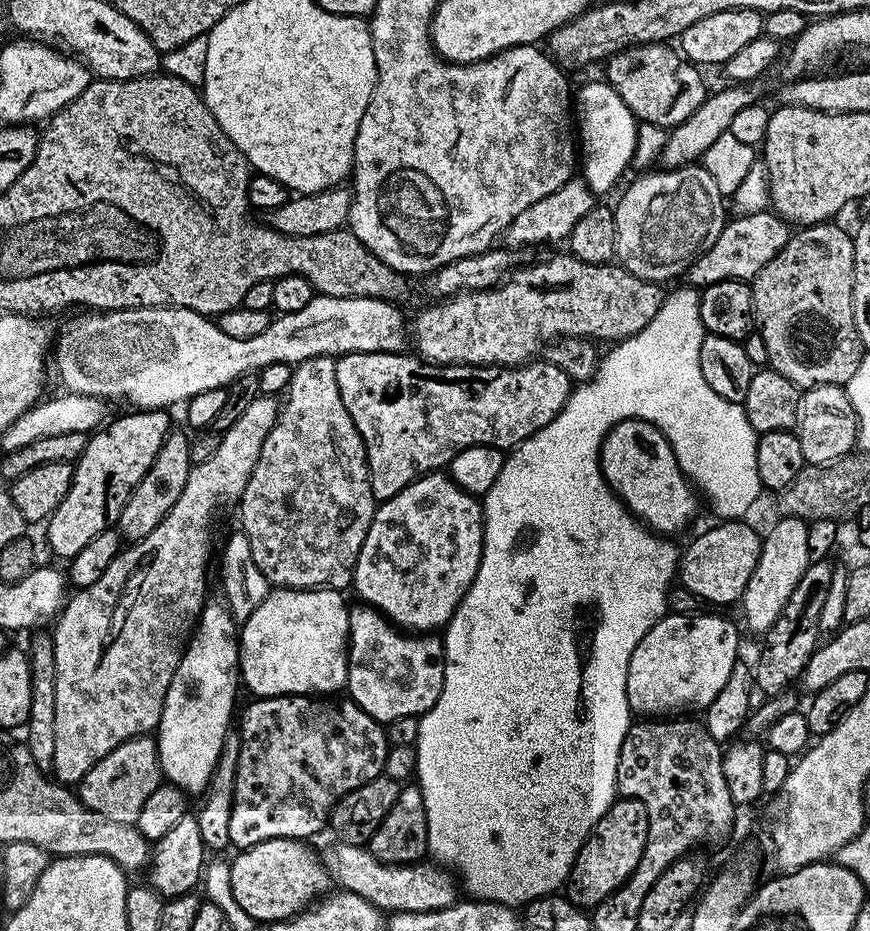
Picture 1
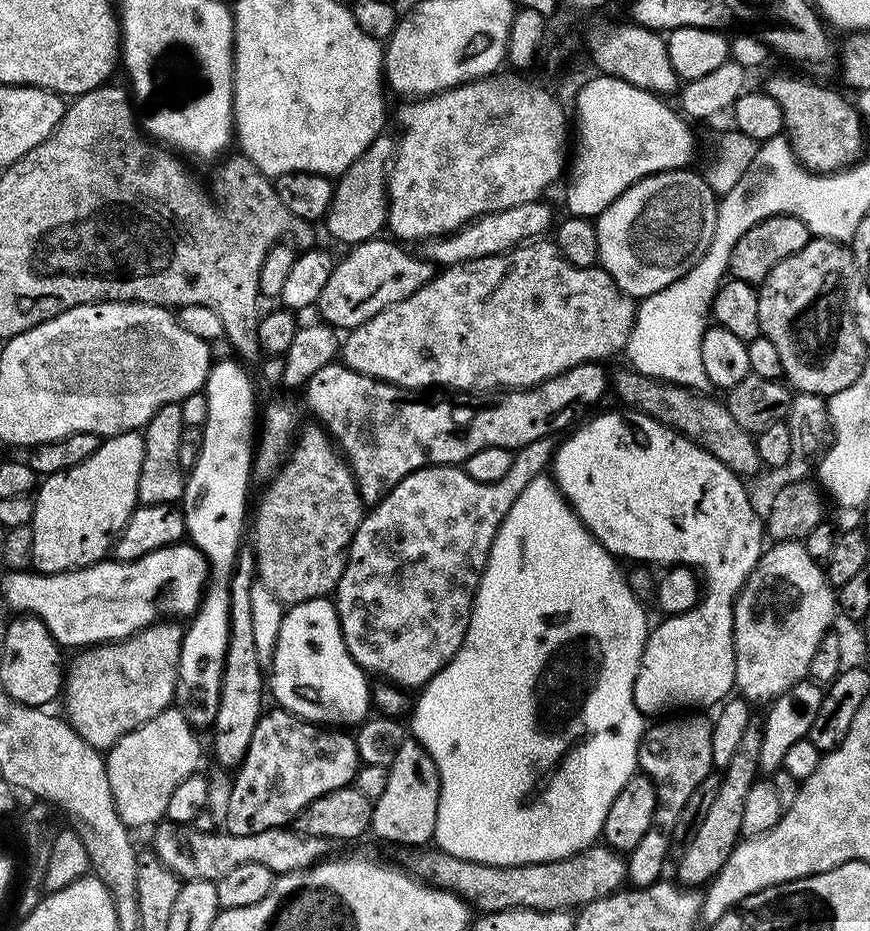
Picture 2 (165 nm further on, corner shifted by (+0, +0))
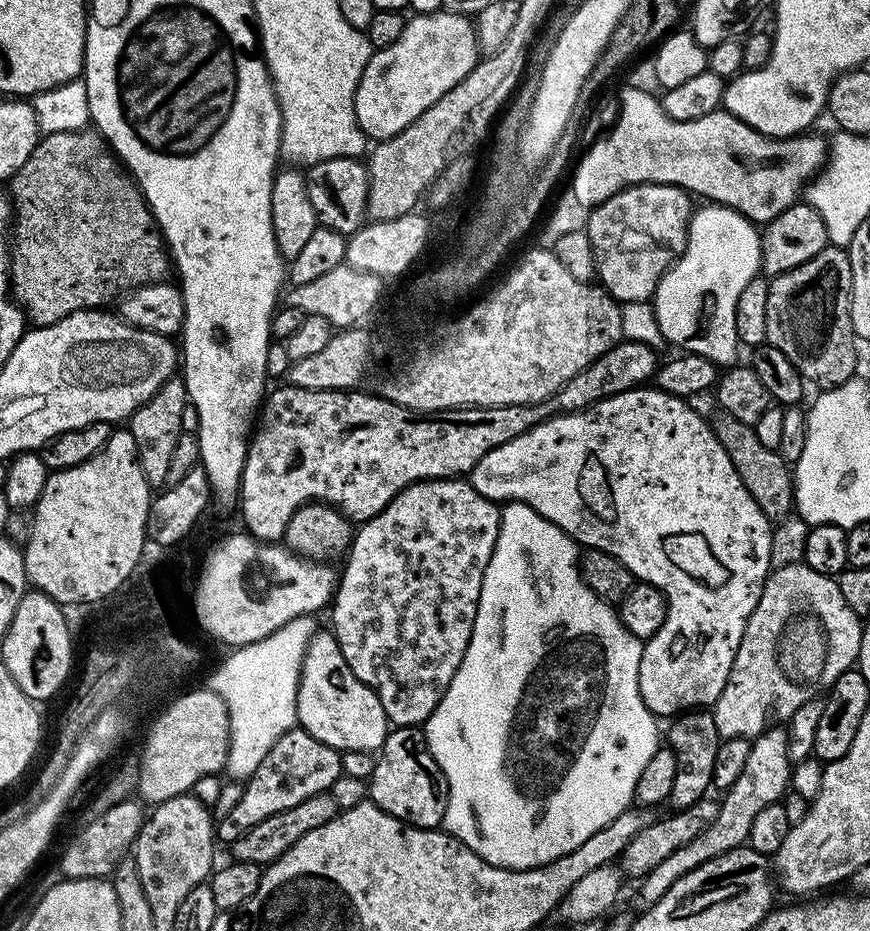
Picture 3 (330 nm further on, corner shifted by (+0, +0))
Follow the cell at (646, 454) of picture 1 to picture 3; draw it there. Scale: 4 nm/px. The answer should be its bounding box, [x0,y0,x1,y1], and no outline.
[470,386,773,718]

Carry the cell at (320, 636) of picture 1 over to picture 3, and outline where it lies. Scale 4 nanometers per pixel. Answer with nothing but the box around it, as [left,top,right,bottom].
[296,630,390,754]

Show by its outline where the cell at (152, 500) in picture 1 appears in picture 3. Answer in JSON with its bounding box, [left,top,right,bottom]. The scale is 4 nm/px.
[126,378,190,489]

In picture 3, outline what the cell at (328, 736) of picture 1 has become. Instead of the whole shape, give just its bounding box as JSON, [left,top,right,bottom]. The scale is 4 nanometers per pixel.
[214,728,344,842]

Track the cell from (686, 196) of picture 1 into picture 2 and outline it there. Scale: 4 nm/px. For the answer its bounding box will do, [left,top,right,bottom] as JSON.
[595,170,718,298]

